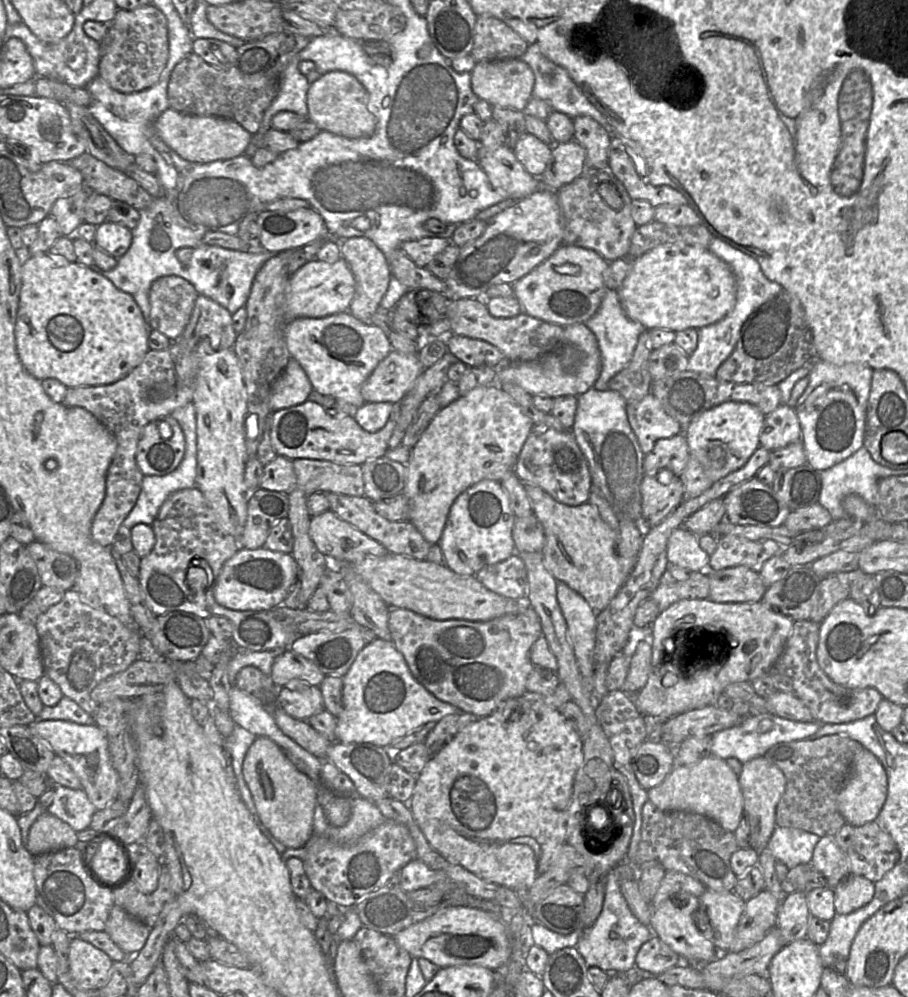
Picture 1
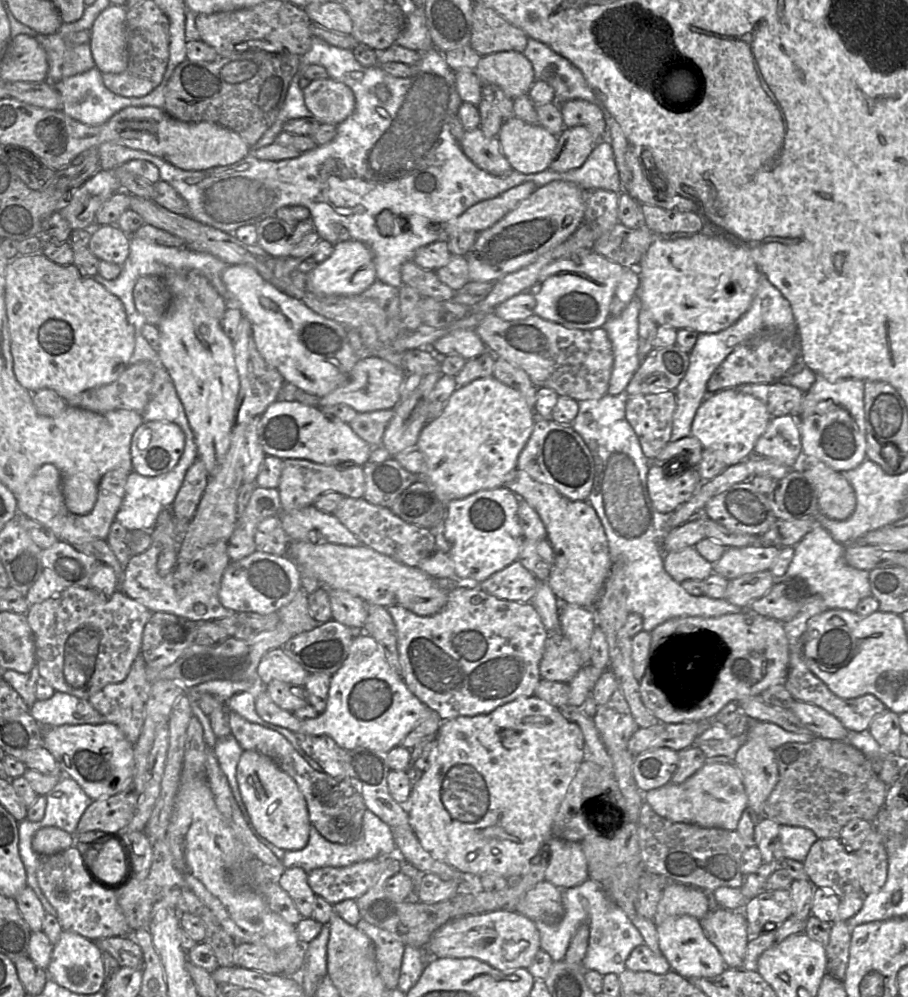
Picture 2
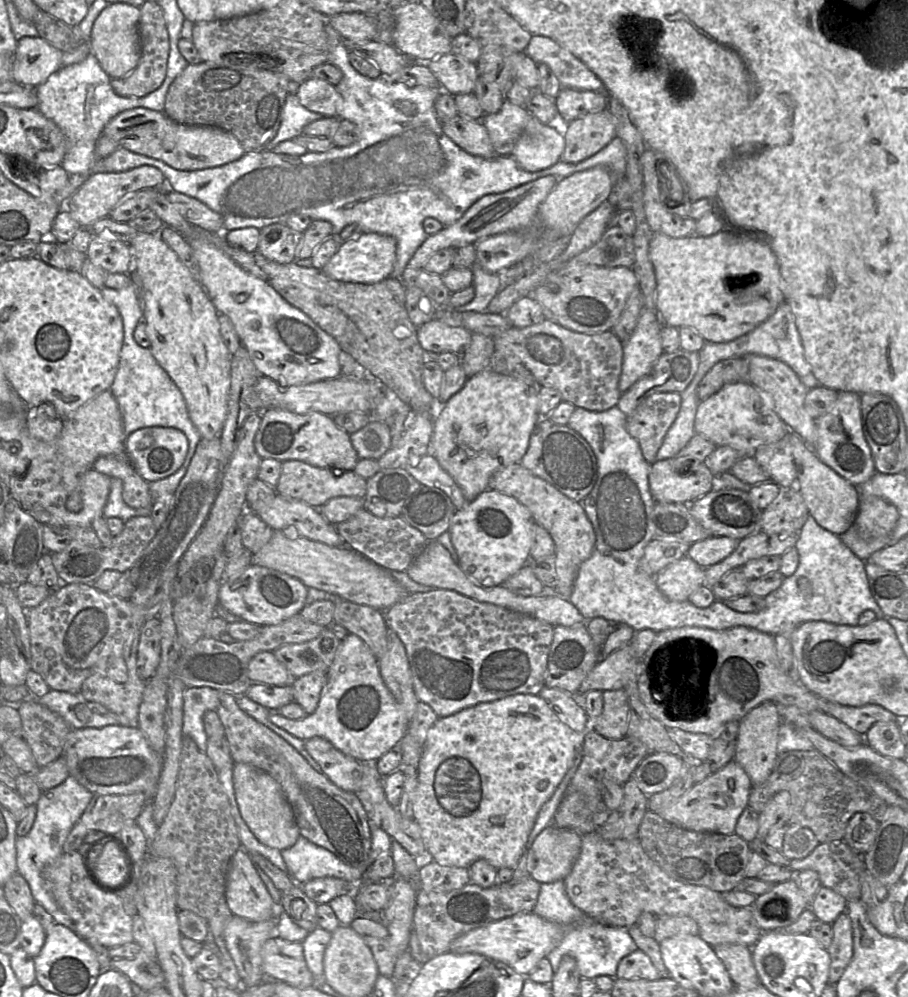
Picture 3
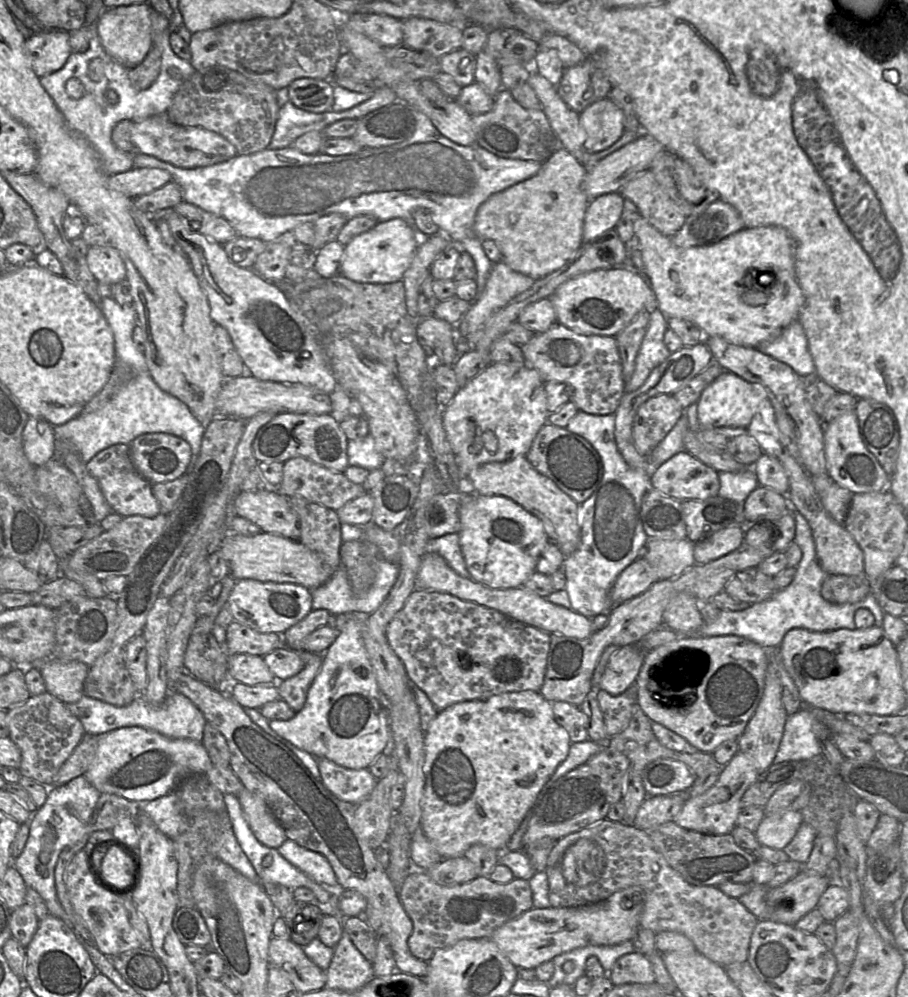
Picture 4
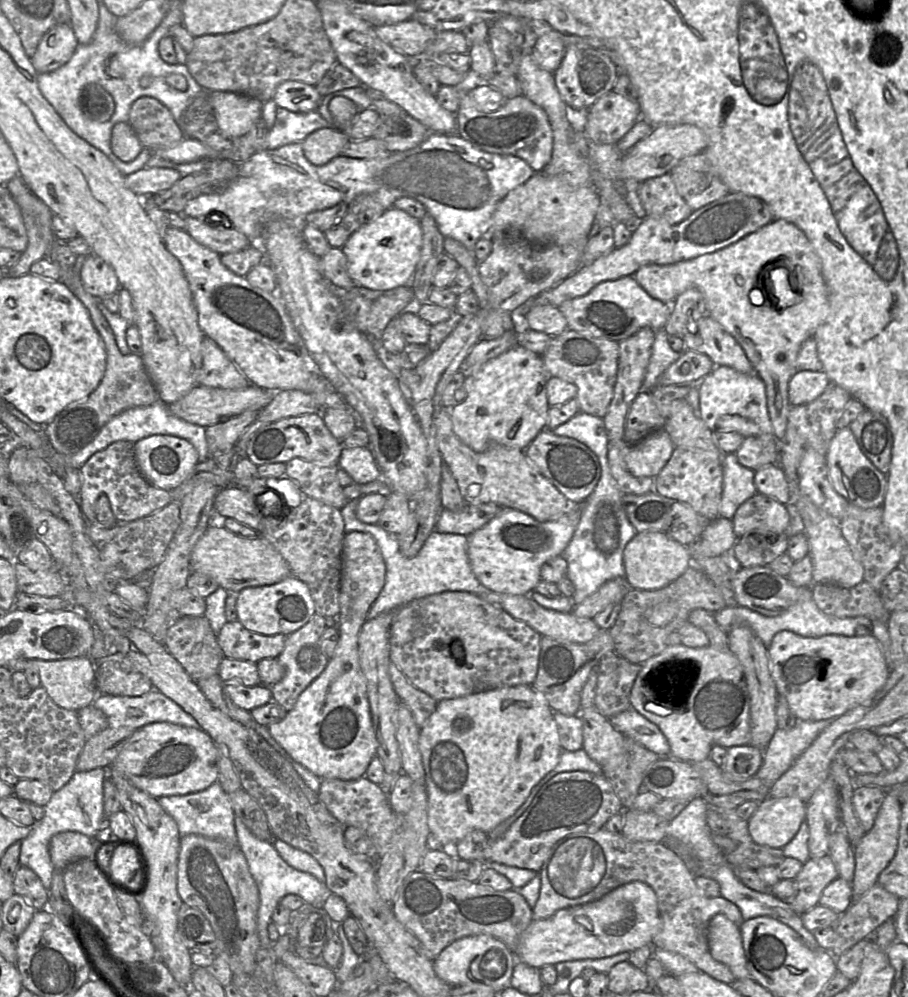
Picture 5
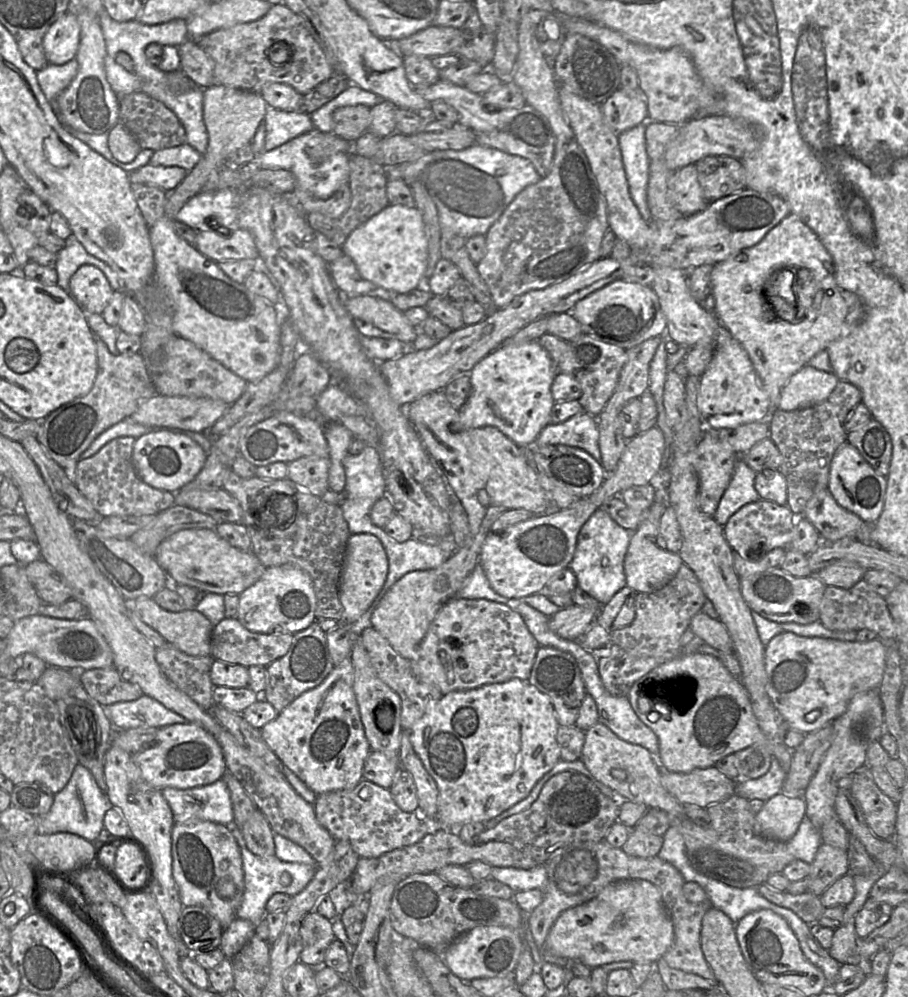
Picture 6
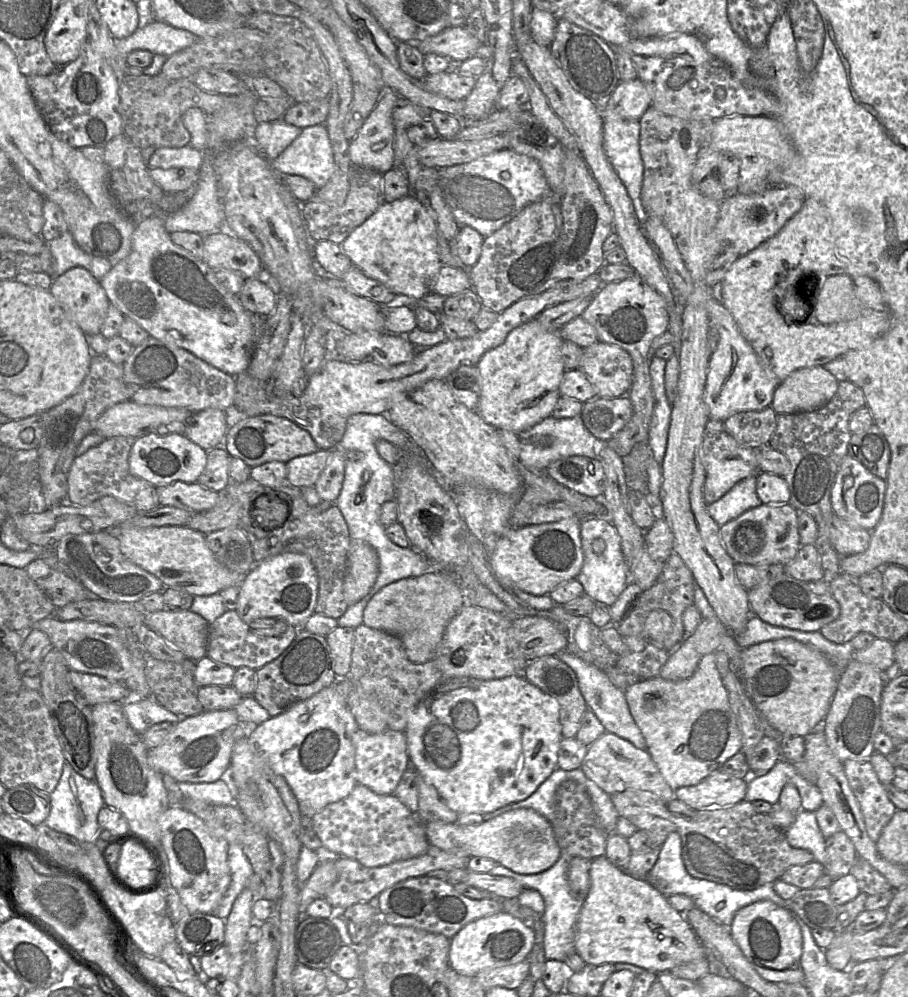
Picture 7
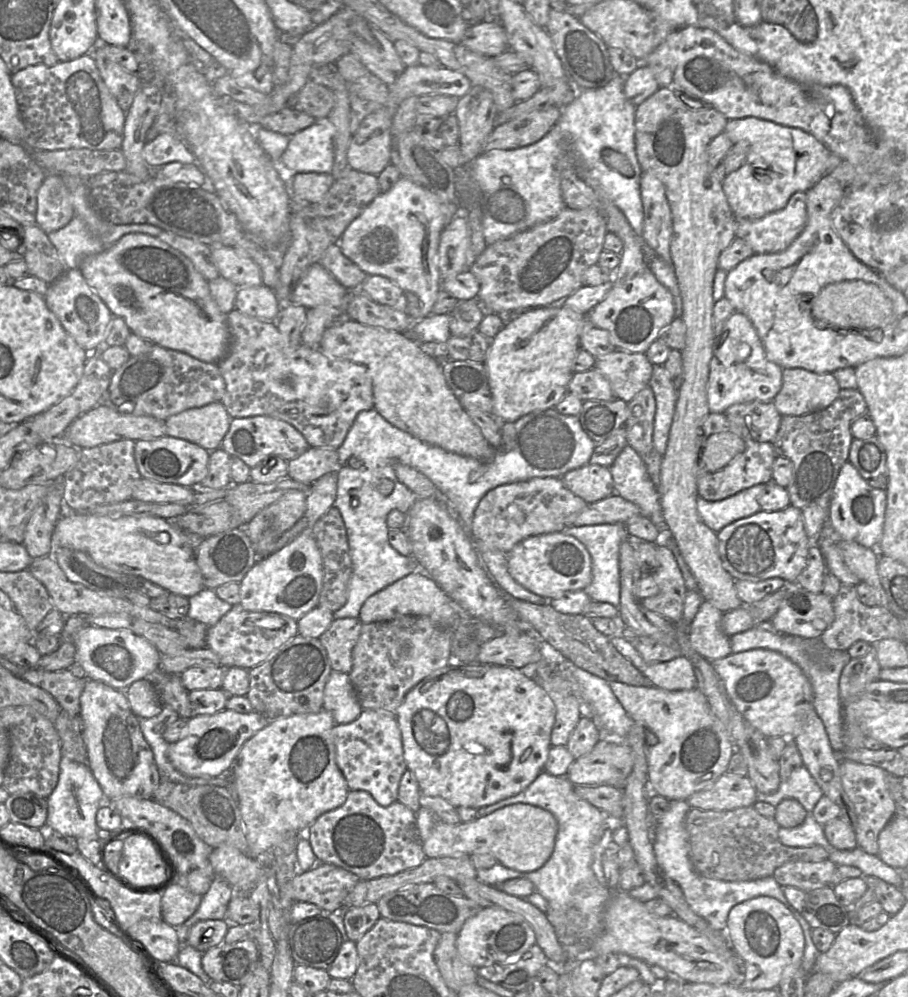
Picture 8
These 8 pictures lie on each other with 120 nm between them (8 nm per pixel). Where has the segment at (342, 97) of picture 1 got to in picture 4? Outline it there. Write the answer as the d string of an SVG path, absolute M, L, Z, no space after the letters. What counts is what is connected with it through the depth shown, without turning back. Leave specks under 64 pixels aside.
M296 79L287 87L289 101L307 112L328 112L333 105L333 86L332 80Z

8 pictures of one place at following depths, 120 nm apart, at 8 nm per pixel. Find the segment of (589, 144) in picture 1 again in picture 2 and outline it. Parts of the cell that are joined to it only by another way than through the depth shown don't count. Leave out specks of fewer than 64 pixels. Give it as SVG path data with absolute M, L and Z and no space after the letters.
M569 100L558 104L565 128L584 126L600 140L607 138L607 125L602 109L586 100Z

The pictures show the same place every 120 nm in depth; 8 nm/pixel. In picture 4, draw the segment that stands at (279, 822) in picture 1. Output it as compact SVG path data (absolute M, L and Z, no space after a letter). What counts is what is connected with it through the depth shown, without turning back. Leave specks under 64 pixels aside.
M246 788L237 798L248 825L258 841L267 847L278 849L288 838L266 802Z

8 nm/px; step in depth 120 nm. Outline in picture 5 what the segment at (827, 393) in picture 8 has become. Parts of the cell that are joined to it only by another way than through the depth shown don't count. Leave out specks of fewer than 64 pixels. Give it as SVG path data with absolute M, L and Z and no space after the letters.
M795 371L788 387L788 399L791 406L815 400L824 392L829 383L830 379L824 371Z

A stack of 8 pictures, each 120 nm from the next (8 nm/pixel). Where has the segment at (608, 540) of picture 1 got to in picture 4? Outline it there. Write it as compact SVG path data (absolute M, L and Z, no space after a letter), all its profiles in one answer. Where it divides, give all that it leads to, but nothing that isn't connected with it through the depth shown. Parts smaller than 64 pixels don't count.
M519 455L503 462L485 463L474 469L469 474L468 480L473 486L474 493L486 496L499 495L507 497L536 516L542 522L549 540L558 546L565 557L578 548L581 540L581 530L578 524L578 509L580 504L573 501L550 478L539 473L526 459L526 456Z

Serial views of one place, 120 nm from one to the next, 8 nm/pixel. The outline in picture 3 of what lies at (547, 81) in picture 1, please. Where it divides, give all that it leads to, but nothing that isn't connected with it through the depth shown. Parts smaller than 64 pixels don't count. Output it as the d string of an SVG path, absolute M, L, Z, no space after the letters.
M532 35L524 53L536 64L546 64L558 78L562 88L595 91L608 98L608 91L597 75L552 38Z

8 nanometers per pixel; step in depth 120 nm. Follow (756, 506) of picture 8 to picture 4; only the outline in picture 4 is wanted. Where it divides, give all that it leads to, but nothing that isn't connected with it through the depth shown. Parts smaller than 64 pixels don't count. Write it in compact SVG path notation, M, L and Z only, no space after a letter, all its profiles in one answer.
M746 467L739 472L718 472L720 497L744 503L750 493L759 483L752 467Z

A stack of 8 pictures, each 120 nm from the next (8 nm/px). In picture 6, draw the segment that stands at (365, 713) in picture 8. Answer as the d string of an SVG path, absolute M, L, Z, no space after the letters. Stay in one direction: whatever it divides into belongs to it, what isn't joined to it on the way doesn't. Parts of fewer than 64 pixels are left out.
M370 751L363 768L363 779L389 789L401 770L398 757L388 757L380 751Z

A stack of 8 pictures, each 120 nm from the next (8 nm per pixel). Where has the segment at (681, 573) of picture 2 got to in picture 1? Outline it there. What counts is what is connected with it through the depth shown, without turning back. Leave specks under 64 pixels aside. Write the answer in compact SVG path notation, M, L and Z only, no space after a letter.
M681 526L668 539L667 559L671 566L700 572L709 567L710 556L700 547L699 536Z

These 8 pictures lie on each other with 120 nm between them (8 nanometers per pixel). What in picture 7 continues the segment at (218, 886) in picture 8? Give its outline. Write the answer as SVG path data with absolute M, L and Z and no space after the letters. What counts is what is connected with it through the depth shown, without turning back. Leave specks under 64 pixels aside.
M239 843L229 844L228 864L230 867L231 882L220 903L212 913L224 920L230 914L234 901L247 886L247 881L253 874L251 863Z

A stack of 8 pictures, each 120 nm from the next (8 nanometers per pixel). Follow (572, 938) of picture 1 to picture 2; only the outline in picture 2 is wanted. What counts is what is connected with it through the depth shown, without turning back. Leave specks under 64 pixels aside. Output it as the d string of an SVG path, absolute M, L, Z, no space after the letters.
M587 879L582 884L562 890L562 902L565 909L563 920L556 926L549 926L541 921L536 921L535 925L540 934L540 947L550 955L554 962L564 959L572 938L578 928L587 924L589 926L589 940L585 957L582 961L584 970L597 971L602 976L606 974L620 975L626 970L625 962L634 948L644 944L644 939L626 916L625 912L606 893L600 883Z

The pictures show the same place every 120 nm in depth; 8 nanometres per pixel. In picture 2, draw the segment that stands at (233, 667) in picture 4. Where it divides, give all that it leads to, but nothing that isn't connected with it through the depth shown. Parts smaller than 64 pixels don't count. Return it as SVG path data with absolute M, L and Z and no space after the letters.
M274 648L265 653L257 667L257 676L264 686L279 681L303 687L308 675L282 648Z

